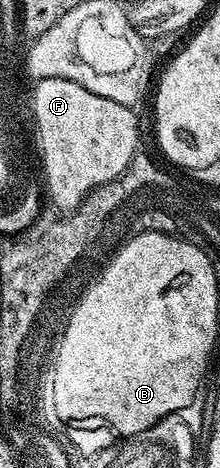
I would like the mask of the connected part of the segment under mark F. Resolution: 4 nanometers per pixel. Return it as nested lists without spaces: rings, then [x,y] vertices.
[[[39,79],[33,84],[32,98],[34,101],[34,120],[38,126],[38,141],[41,151],[41,174],[44,176],[44,191],[56,206],[64,209],[62,211],[75,210],[80,205],[81,200],[85,198],[90,191],[96,190],[100,185],[104,185],[108,181],[115,179],[117,175],[123,175],[126,167],[135,157],[138,147],[138,119],[134,116],[135,112],[129,107],[120,105],[116,101],[108,101],[108,97],[100,97],[96,93],[92,93],[88,89],[84,89],[80,85],[76,85],[67,79]]]

